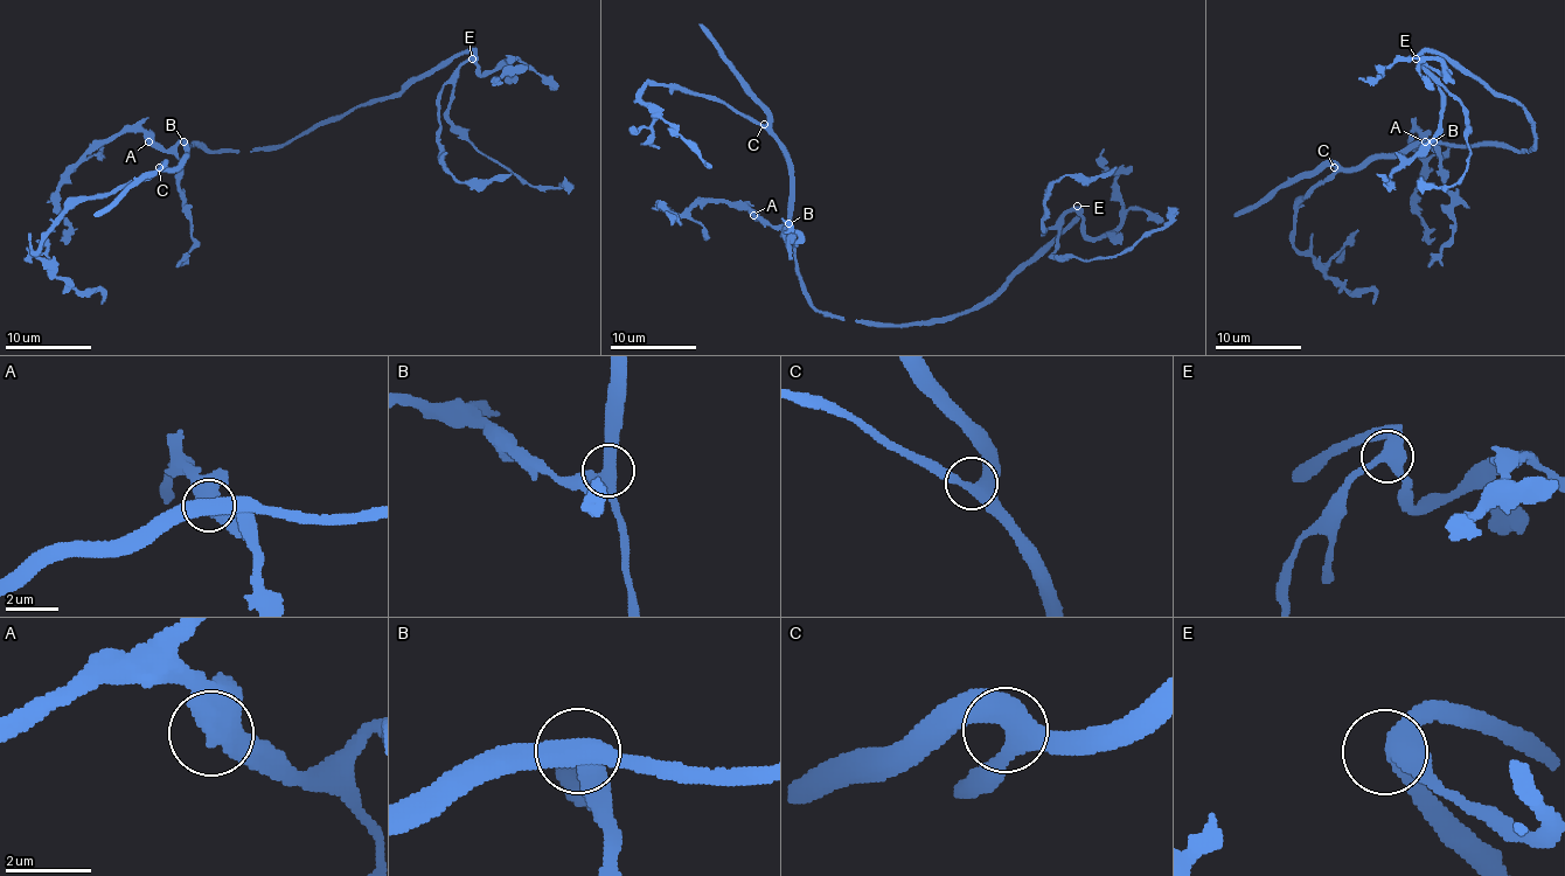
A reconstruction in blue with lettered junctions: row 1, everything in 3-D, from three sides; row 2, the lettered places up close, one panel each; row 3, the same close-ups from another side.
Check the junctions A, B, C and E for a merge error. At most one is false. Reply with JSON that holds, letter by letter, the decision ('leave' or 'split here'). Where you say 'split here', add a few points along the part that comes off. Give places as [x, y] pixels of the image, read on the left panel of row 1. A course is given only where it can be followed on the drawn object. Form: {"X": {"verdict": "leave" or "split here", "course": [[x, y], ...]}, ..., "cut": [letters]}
{"A": {"verdict": "leave"}, "B": {"verdict": "leave"}, "C": {"verdict": "leave"}, "E": {"verdict": "leave"}, "cut": []}

